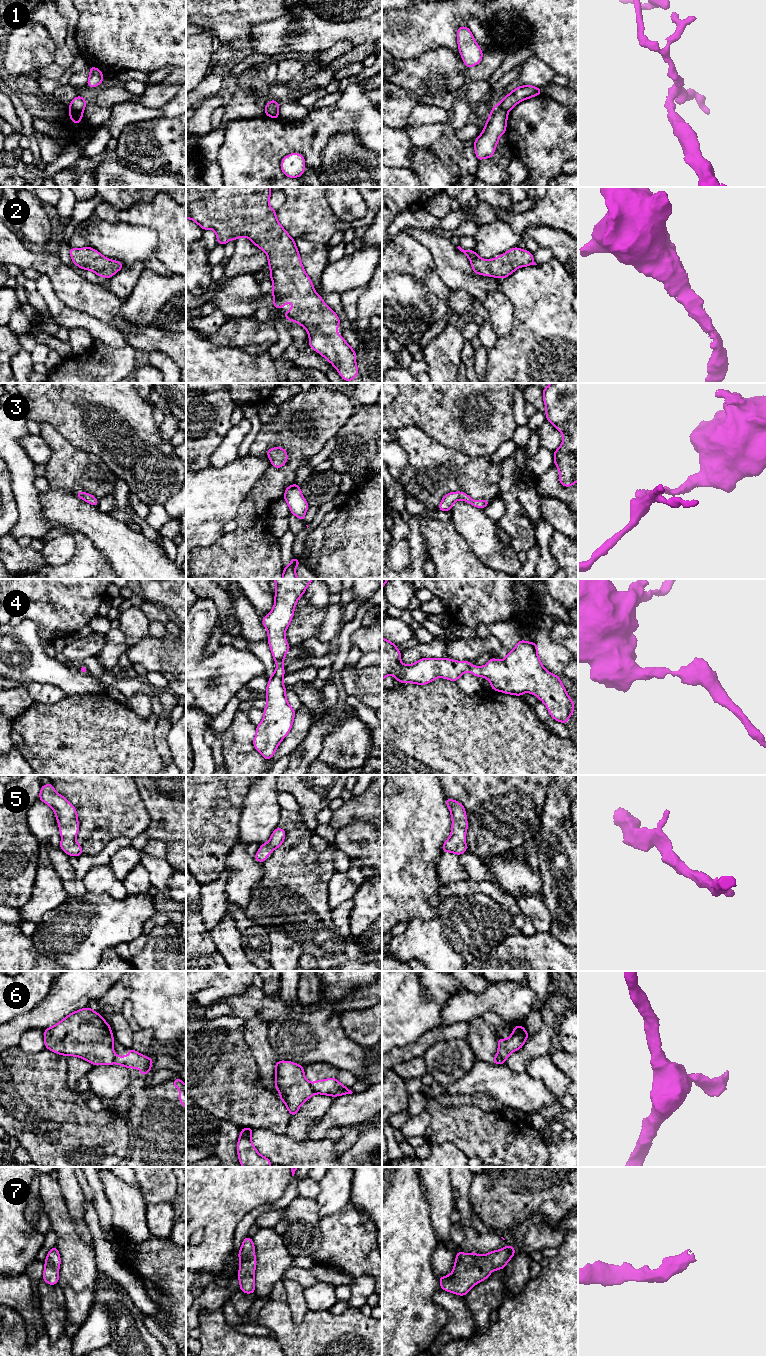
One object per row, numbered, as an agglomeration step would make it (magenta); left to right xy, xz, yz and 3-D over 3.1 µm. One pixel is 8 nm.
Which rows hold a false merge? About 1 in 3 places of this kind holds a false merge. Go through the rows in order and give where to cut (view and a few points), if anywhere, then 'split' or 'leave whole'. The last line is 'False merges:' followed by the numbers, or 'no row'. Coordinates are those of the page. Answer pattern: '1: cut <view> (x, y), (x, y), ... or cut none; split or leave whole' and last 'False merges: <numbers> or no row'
1: cut xy (70, 109), (81, 112); split
2: cut none; leave whole
3: cut none; leave whole
4: cut none; leave whole
5: cut none; leave whole
6: cut xz (309, 1083), (315, 1092); split
7: cut none; leave whole
False merges: 1, 6

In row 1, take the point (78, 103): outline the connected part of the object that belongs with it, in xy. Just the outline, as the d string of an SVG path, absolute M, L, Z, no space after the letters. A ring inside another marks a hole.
M76 96L72 102L69 104L69 109L72 111L80 111L83 112L87 103L82 96Z

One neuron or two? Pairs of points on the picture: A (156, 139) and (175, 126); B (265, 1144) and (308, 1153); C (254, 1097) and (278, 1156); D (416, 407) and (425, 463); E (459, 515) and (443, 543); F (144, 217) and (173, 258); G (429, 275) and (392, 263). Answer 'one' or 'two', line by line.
A: one
B: one
C: two
D: two
E: two
F: one
G: one

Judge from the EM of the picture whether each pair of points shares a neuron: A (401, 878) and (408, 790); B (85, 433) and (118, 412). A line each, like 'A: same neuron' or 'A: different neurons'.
A: same neuron
B: same neuron

